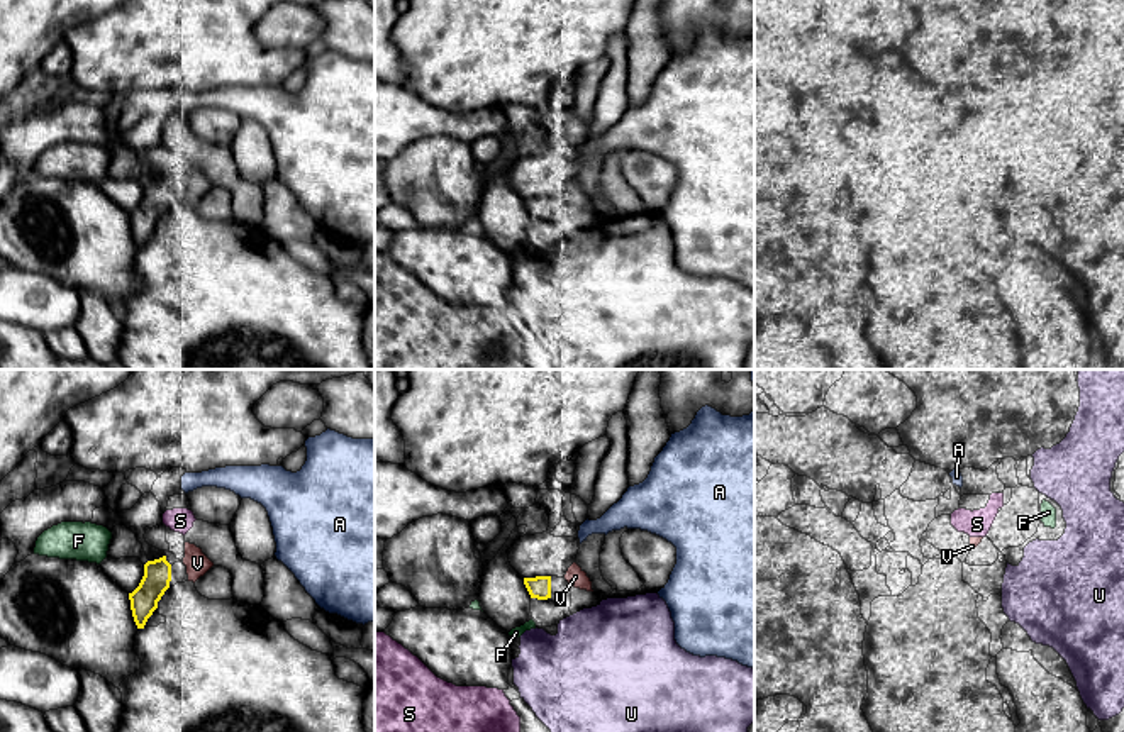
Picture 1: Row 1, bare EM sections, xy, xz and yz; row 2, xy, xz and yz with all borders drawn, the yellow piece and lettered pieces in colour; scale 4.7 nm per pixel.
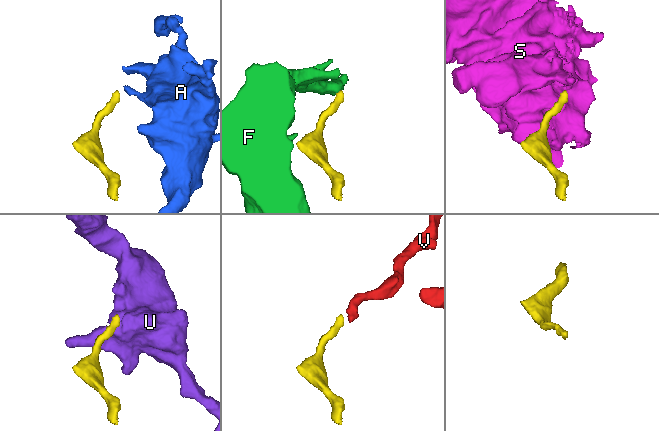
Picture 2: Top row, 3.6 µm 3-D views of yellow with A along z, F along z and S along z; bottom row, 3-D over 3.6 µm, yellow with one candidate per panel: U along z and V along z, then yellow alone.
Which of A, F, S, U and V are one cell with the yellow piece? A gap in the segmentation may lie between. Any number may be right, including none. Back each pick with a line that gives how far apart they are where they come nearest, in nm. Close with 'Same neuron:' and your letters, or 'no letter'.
V: 60 nm
Same neuron: V

